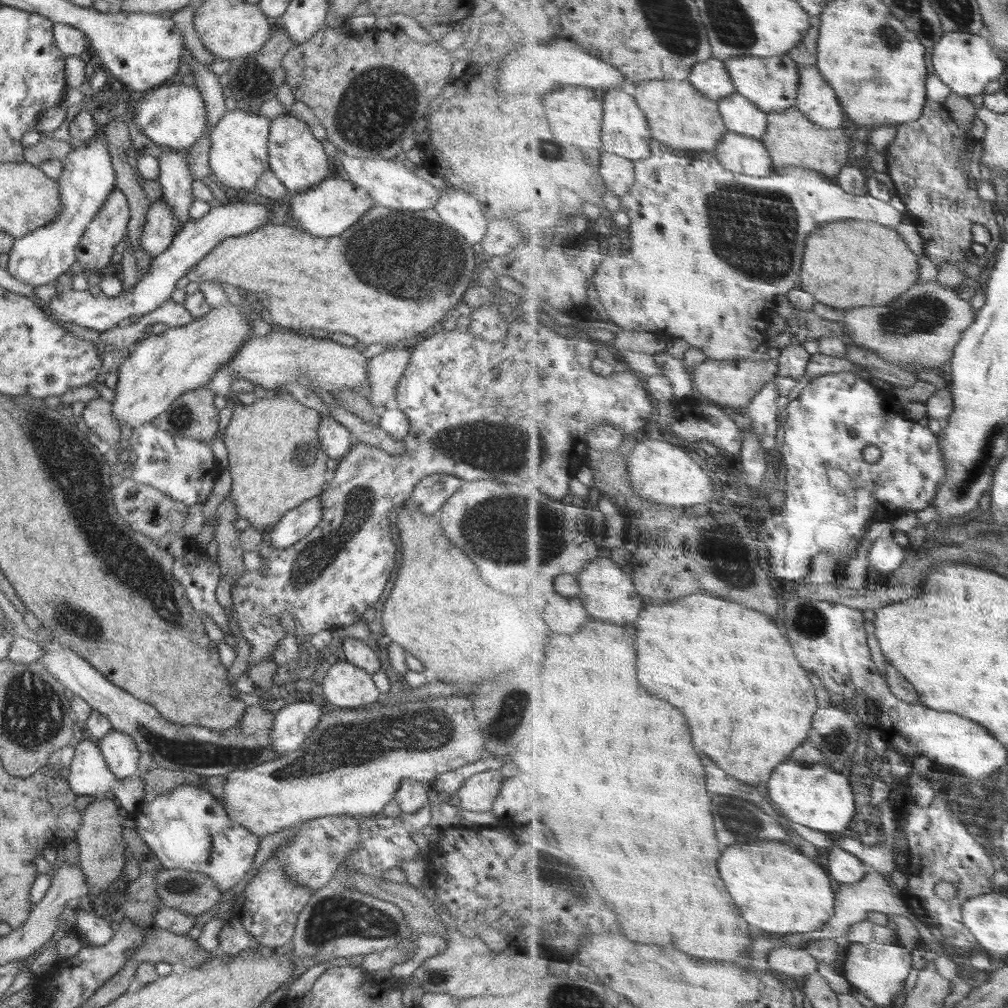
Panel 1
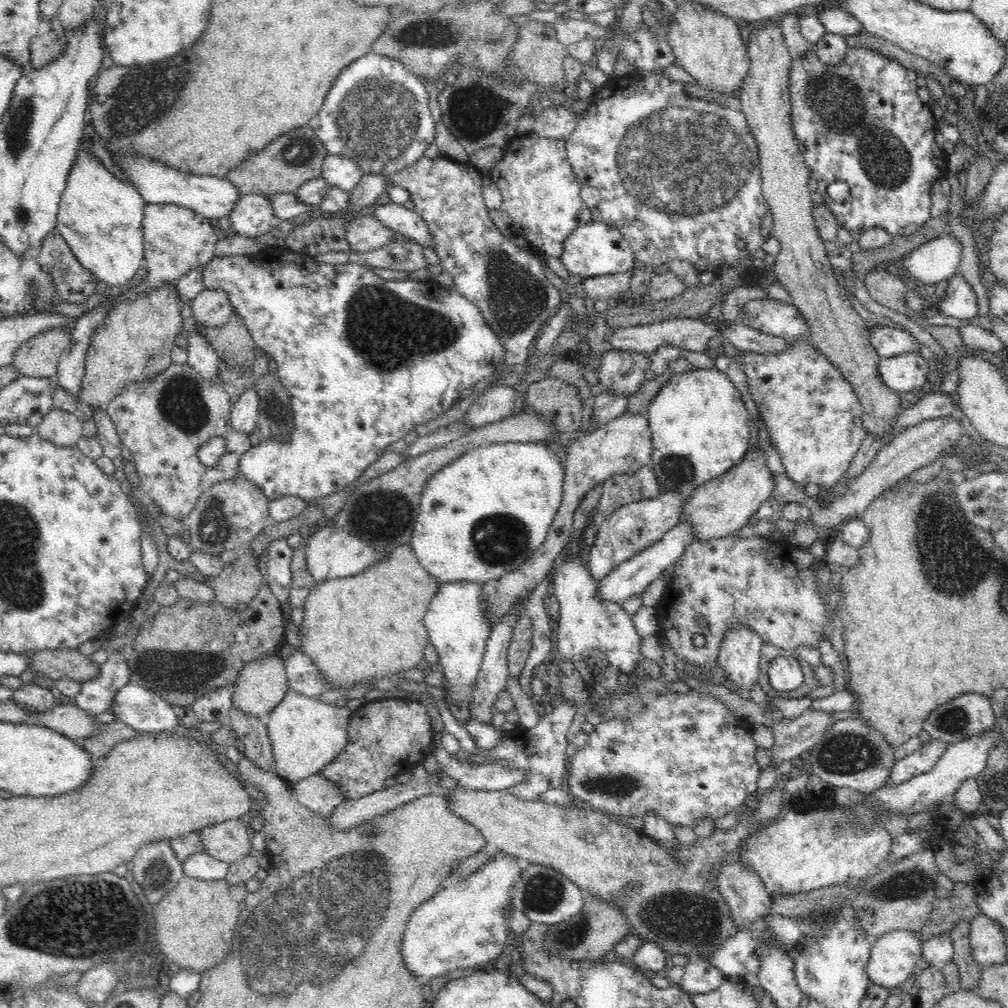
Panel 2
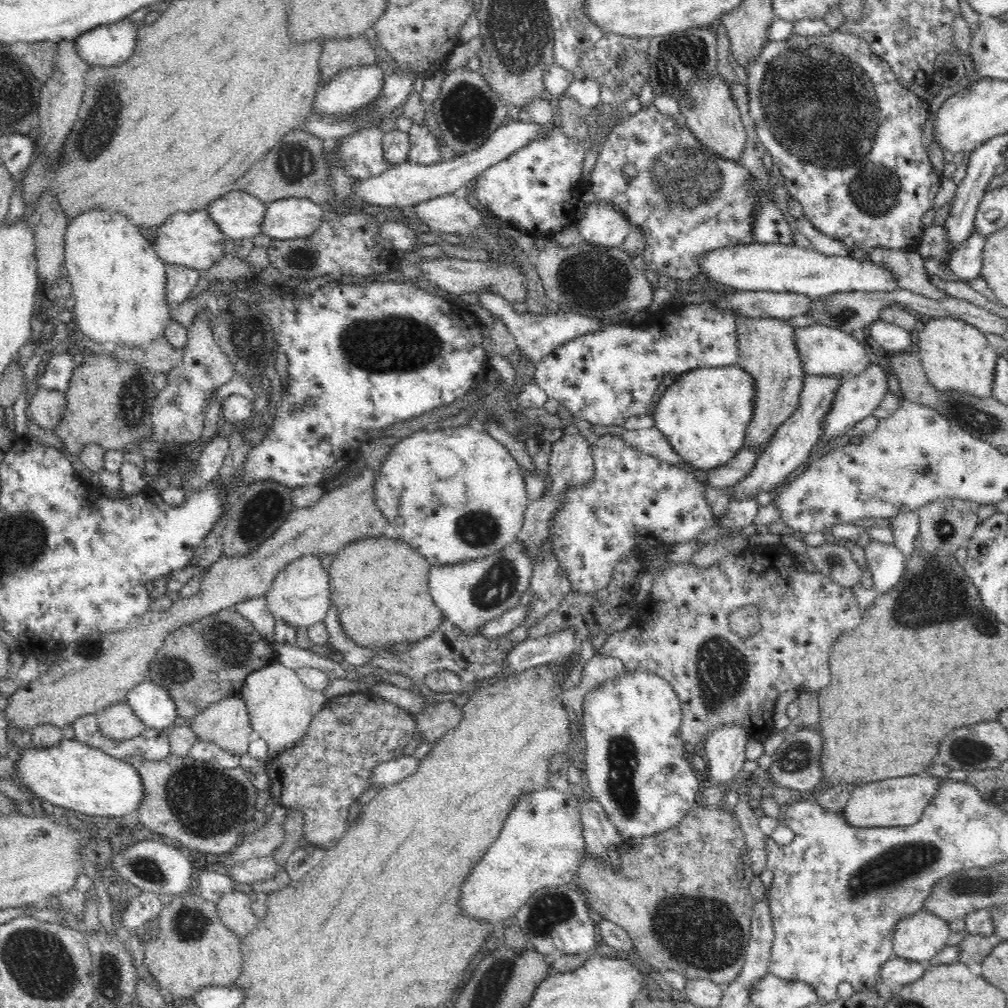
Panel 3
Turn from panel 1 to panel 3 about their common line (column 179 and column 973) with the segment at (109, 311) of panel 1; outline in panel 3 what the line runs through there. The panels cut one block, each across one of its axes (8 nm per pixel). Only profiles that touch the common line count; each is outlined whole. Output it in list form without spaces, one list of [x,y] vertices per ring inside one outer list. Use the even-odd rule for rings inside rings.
[[[975,228],[968,237],[968,240],[951,254],[949,262],[952,272],[962,282],[970,282],[970,280],[980,278],[986,244],[986,236],[978,234]]]

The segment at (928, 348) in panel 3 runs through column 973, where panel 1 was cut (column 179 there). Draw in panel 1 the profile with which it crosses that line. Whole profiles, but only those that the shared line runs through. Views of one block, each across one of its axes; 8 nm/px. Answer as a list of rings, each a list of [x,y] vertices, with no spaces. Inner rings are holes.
[[[226,303],[210,309],[204,317],[193,318],[188,324],[168,327],[162,334],[150,334],[134,344],[133,352],[124,359],[118,370],[118,384],[112,401],[112,413],[120,426],[127,424],[132,430],[152,422],[166,411],[178,396],[203,388],[216,372],[238,354],[238,348],[253,334],[248,322],[250,312]]]

